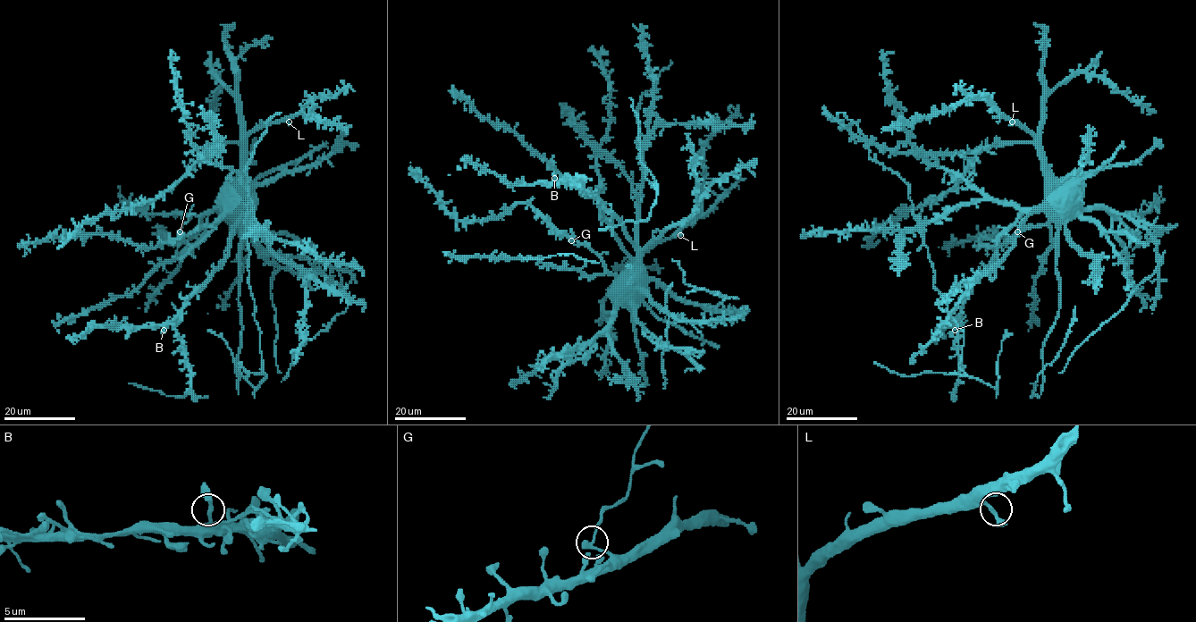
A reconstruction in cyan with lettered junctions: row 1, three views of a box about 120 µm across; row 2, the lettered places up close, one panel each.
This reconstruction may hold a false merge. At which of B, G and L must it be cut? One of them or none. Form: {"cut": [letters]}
{"cut": ["G"]}

